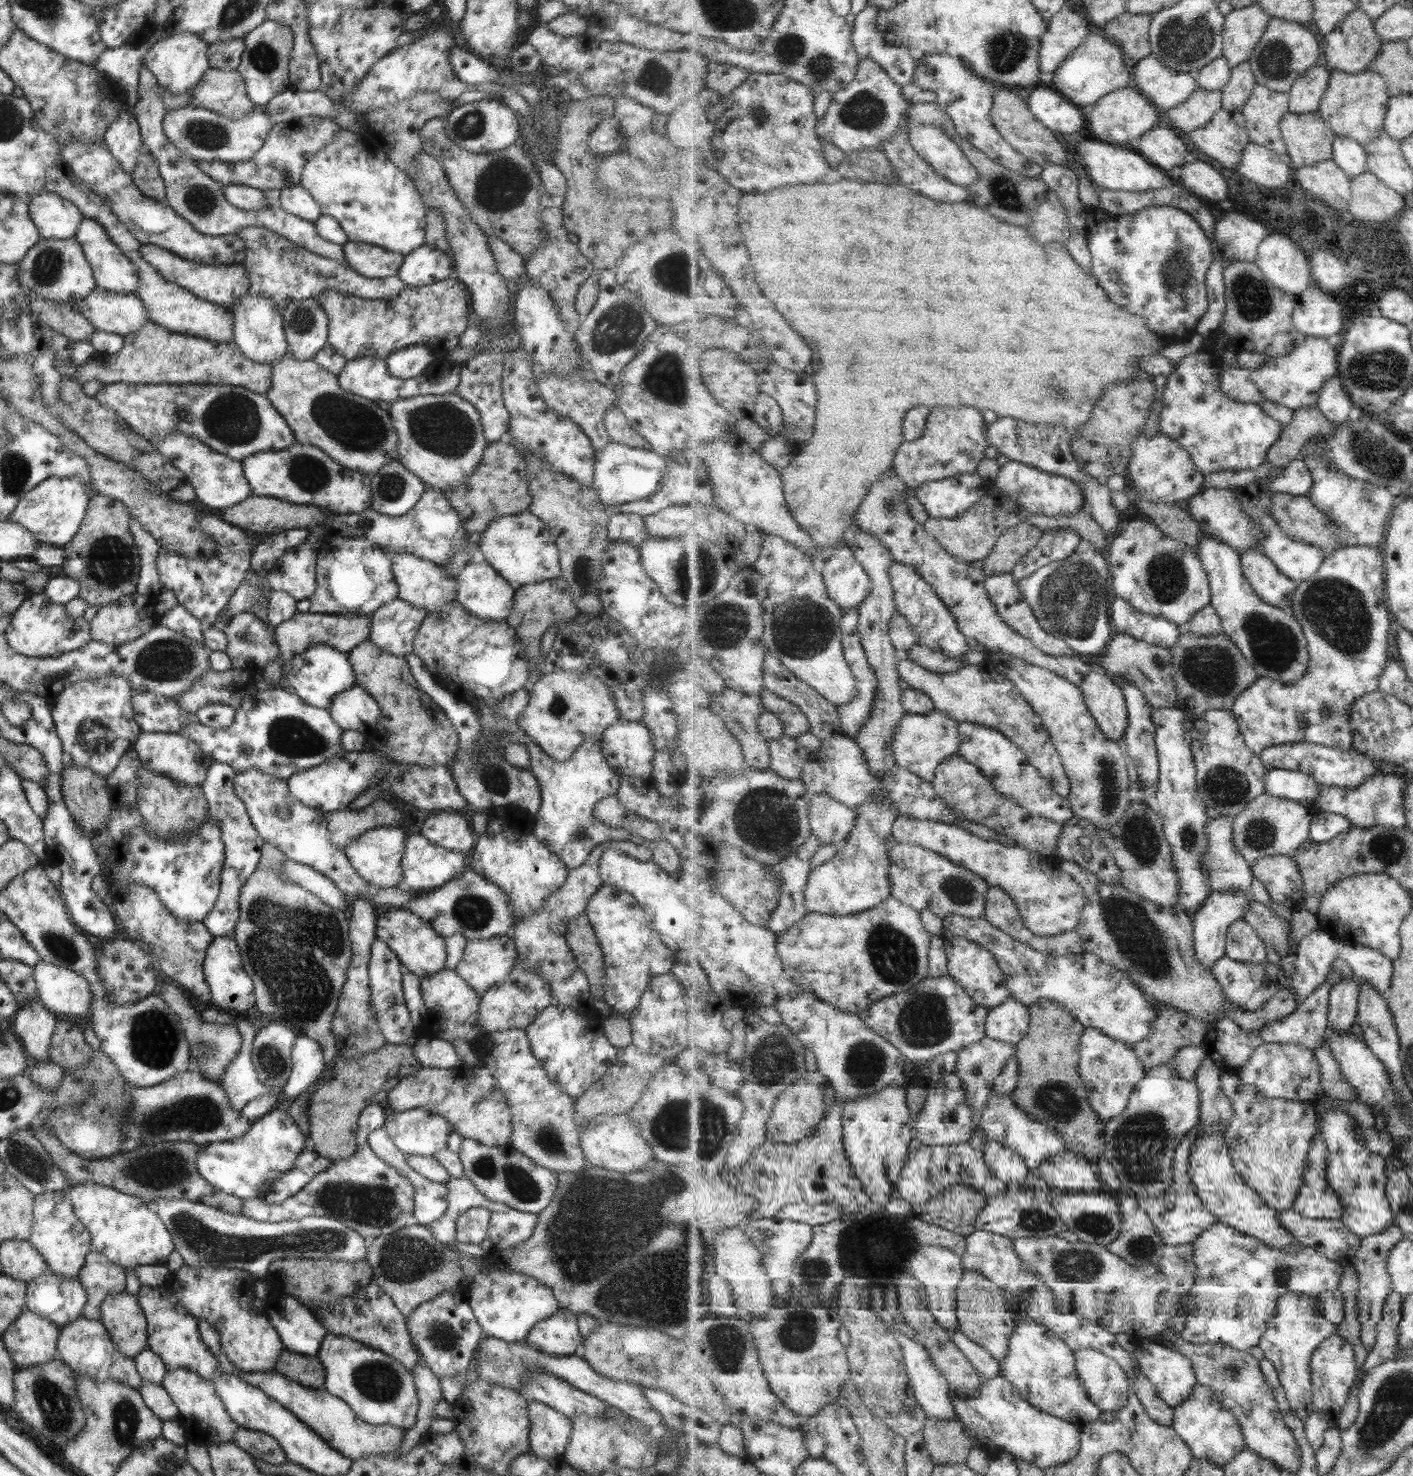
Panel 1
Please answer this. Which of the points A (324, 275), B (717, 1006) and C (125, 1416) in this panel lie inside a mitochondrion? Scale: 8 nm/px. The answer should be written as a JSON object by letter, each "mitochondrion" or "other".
{"A":"mitochondrion","B":"other","C":"mitochondrion"}

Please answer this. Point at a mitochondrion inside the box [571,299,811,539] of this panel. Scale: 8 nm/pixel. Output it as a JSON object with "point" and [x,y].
{"point":[664,379]}

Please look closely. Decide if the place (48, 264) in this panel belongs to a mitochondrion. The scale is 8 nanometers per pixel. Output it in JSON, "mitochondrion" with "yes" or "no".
{"mitochondrion":"yes"}

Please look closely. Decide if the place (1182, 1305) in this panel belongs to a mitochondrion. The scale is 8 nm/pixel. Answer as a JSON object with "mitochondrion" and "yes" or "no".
{"mitochondrion":"no"}

